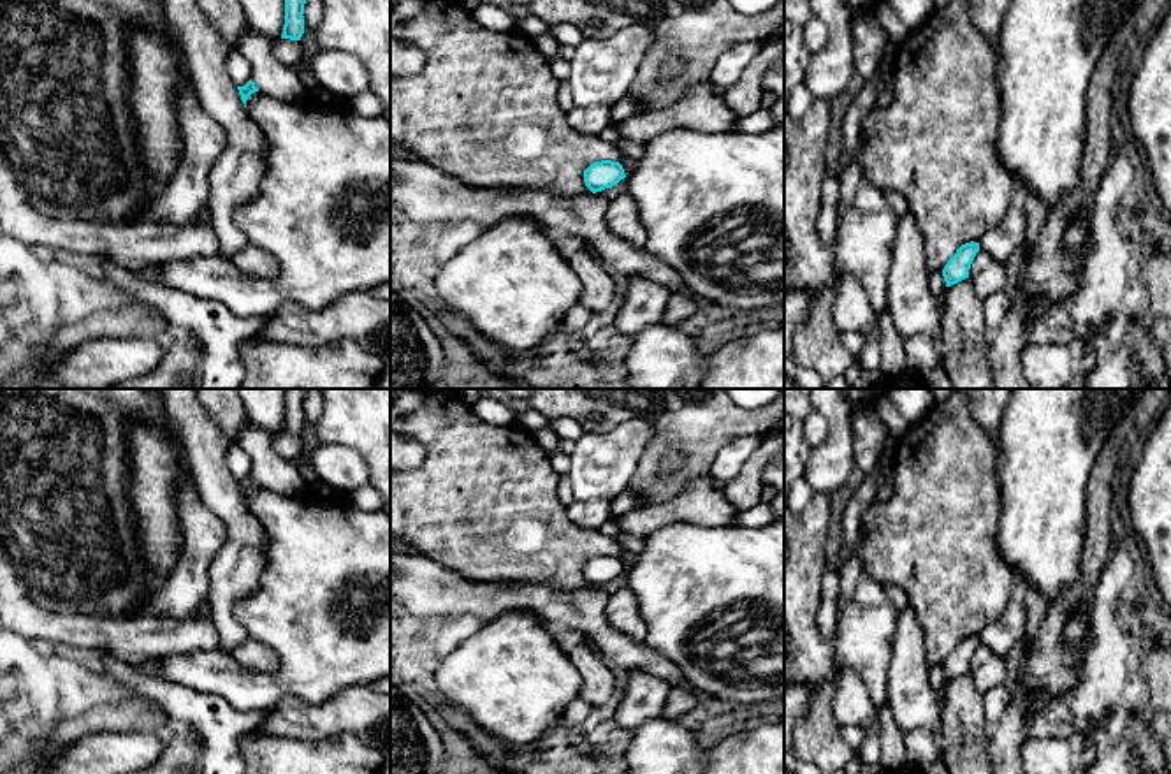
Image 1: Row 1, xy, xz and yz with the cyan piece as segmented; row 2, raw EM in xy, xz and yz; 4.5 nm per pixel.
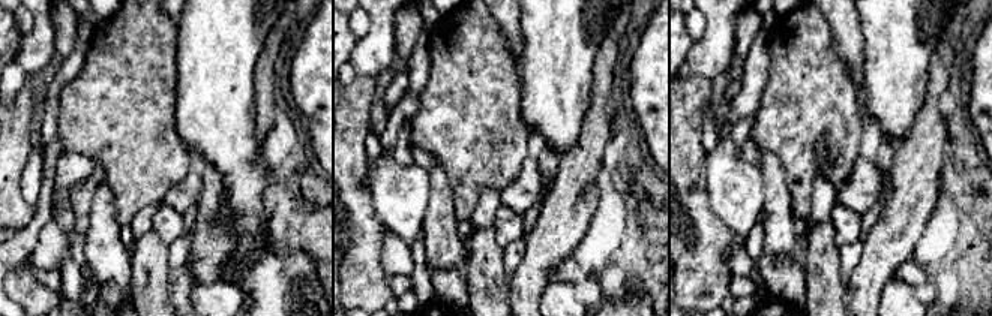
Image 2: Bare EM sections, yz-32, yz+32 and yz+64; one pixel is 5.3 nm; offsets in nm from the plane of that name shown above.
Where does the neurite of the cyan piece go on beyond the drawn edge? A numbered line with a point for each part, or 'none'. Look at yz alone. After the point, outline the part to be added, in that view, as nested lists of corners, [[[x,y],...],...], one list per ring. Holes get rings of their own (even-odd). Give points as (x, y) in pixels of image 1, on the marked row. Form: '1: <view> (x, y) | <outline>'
none

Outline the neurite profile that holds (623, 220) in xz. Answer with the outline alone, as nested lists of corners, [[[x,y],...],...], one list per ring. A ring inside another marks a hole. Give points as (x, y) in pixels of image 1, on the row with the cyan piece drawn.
[[[628,194],[610,201],[605,213],[605,222],[615,237],[629,243],[635,248],[645,246],[647,230],[640,220],[638,208]]]

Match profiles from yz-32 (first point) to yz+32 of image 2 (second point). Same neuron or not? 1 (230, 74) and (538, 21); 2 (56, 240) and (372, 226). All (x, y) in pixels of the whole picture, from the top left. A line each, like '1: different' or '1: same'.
1: same
2: different

